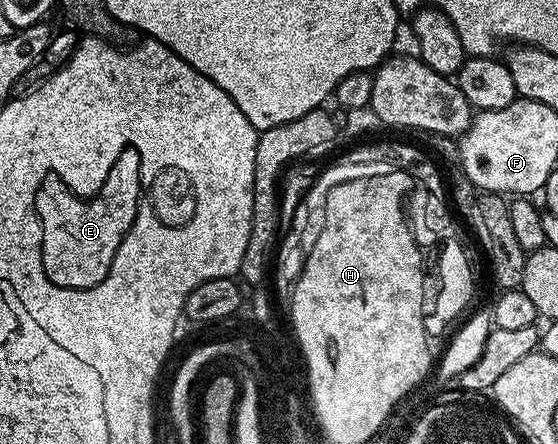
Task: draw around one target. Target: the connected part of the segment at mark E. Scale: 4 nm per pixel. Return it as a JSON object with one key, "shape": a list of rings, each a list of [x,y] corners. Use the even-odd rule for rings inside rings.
{"shape":[[[132,147],[123,150],[103,188],[91,198],[78,197],[56,174],[44,177],[35,193],[35,210],[43,232],[42,260],[47,278],[71,290],[98,285],[109,274],[110,264],[133,226],[142,193],[141,157]]]}

